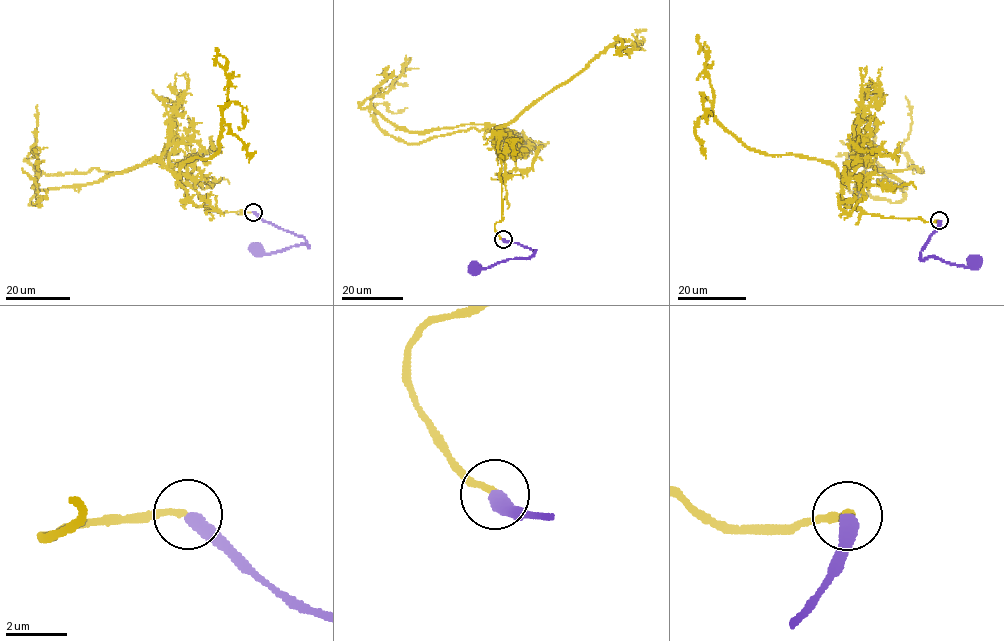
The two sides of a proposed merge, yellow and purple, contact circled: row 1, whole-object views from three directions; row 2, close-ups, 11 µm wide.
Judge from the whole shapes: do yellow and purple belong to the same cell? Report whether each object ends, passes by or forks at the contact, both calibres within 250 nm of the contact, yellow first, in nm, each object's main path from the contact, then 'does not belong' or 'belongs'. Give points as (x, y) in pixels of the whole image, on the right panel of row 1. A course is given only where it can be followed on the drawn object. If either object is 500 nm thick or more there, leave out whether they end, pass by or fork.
yellow ends | purple ends | 190/440 nm | yellow via (939, 220), (842, 201), (858, 155), (923, 171), (900, 152), (906, 96) | purple via (939, 220), (921, 253), (922, 259), (934, 256), (966, 267), (973, 267), (976, 262) | belongs

